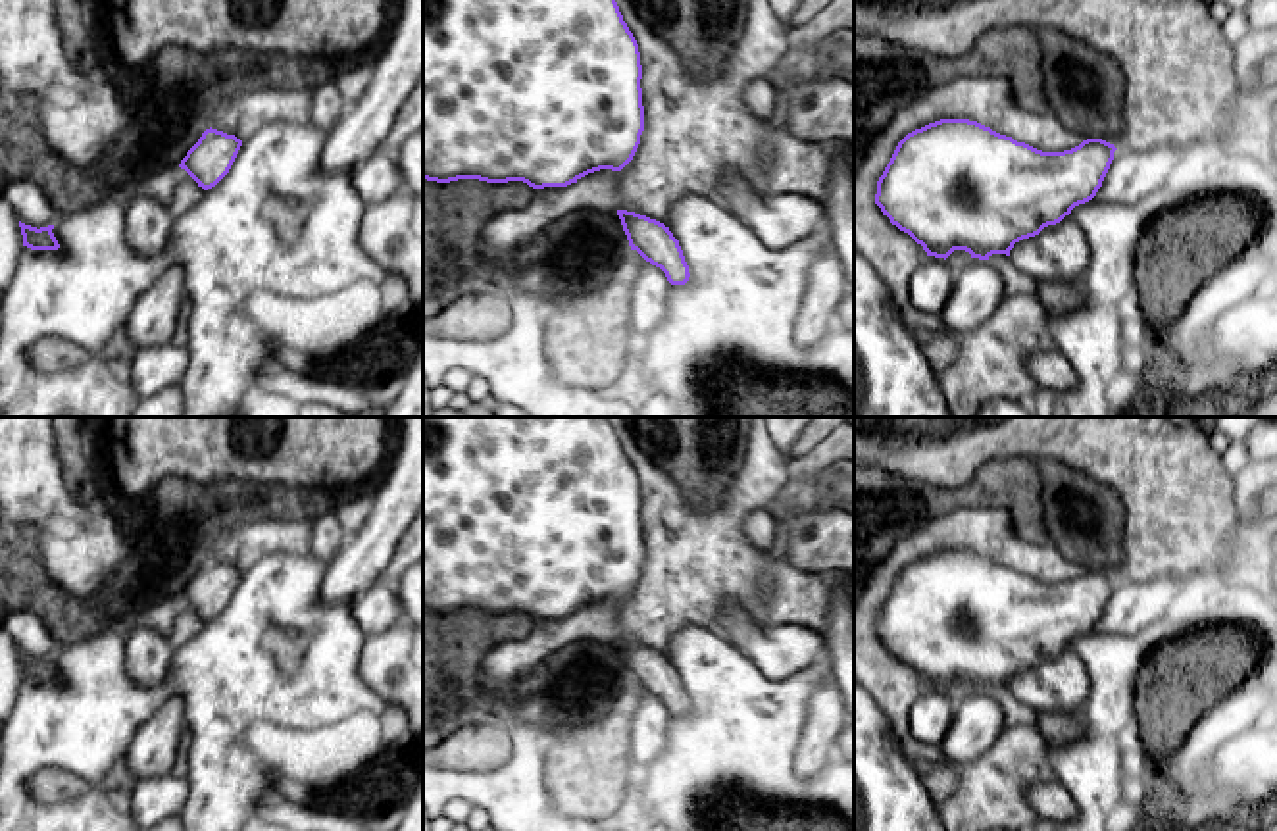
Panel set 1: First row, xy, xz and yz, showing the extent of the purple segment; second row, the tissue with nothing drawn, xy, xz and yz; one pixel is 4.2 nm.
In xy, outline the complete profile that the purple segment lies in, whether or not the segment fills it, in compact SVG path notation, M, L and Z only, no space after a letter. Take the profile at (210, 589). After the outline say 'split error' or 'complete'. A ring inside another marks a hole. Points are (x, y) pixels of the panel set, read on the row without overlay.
M206 560L179 598L204 621L215 617L231 600L242 571L217 560Z; complete

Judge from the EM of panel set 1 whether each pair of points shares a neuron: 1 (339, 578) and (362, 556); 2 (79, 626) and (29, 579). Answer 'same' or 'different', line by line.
1: same
2: same

